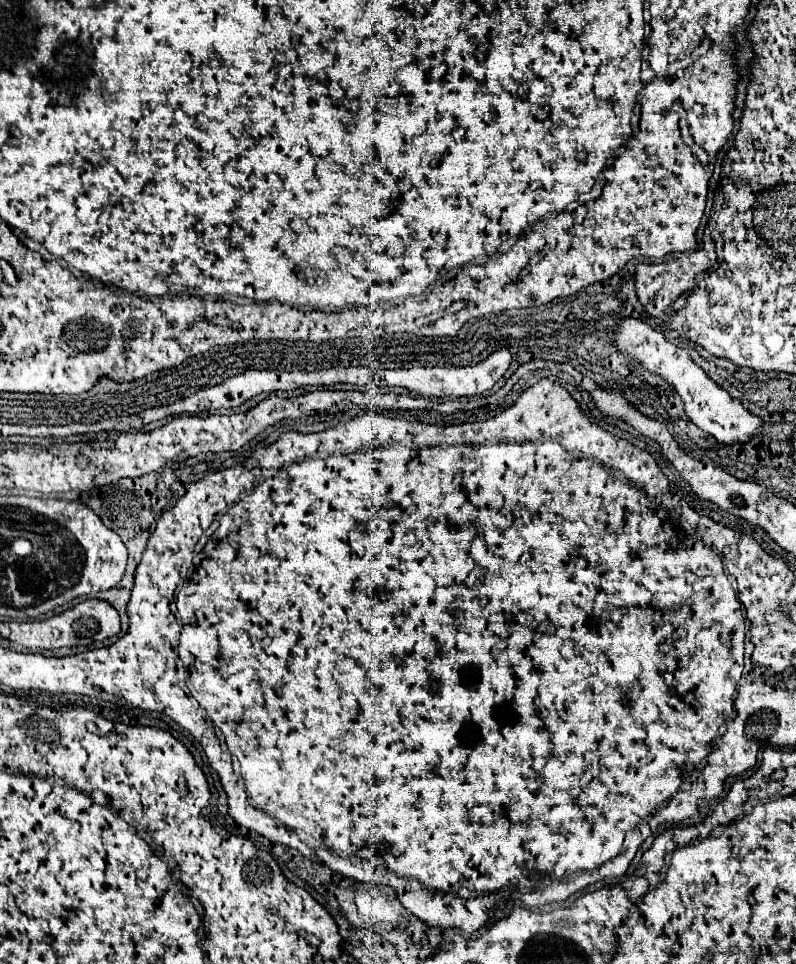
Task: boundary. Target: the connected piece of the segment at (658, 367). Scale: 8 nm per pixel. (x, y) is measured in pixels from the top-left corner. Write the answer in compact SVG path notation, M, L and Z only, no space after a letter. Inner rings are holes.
M631 317L621 319L619 329L615 333L615 345L619 347L619 351L637 357L643 363L645 369L661 375L667 383L671 383L675 387L675 391L683 397L685 411L687 411L689 419L699 429L713 435L719 443L723 443L723 445L731 445L731 443L737 443L737 441L745 443L761 427L761 419L755 417L753 413L749 413L741 405L741 401L733 399L699 365L695 365L687 351L683 351L683 349L675 347L673 343L669 343L659 331L651 329L643 321L637 321L637 319L631 319Z

